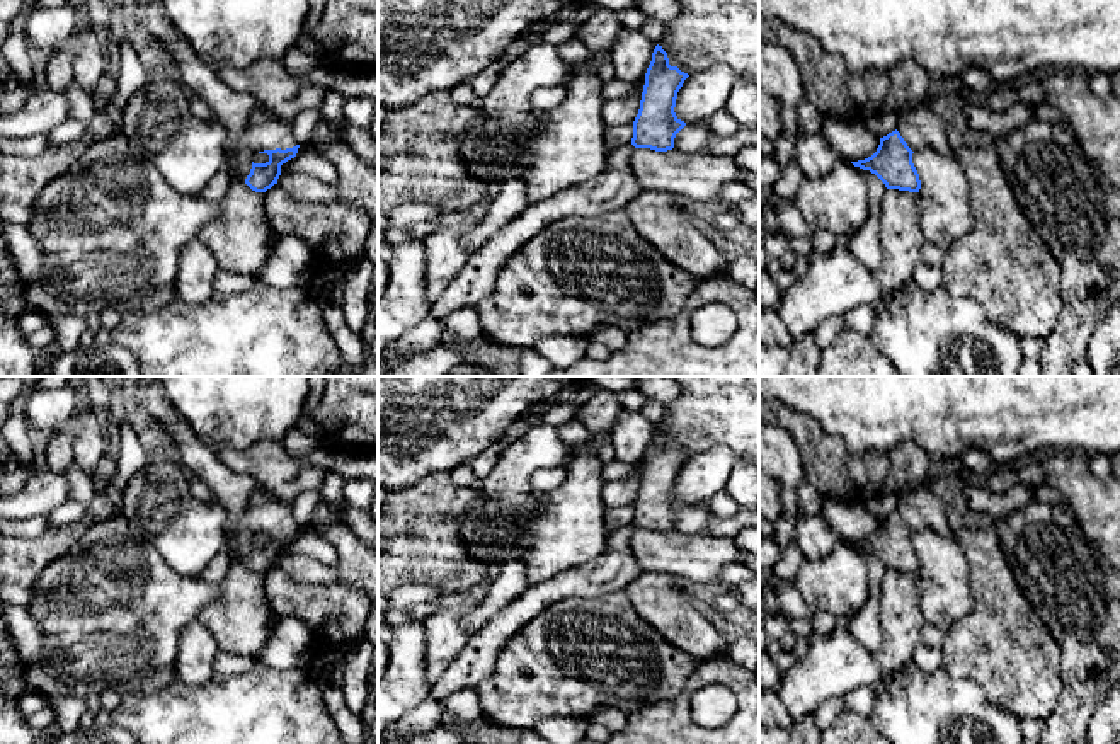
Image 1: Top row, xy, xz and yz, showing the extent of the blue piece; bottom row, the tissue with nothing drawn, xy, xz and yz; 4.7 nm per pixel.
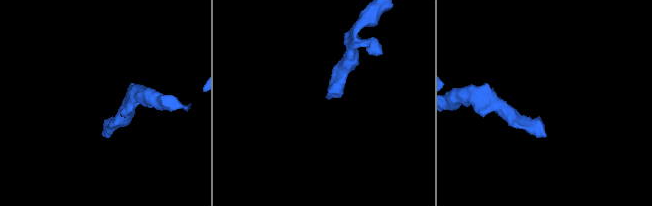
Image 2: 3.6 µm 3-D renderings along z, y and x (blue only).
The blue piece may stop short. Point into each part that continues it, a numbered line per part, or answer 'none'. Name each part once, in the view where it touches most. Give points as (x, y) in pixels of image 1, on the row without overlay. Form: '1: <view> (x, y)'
1: xy (266, 513)

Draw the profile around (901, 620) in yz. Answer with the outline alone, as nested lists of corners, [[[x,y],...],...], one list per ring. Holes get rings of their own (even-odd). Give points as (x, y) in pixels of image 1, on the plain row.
[[[887,570],[882,581],[878,620],[882,645],[875,652],[882,672],[904,669],[923,644],[921,582],[917,574]]]

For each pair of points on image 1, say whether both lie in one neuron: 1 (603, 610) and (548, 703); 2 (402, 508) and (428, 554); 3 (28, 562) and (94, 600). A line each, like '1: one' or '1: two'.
1: one
2: one
3: two

